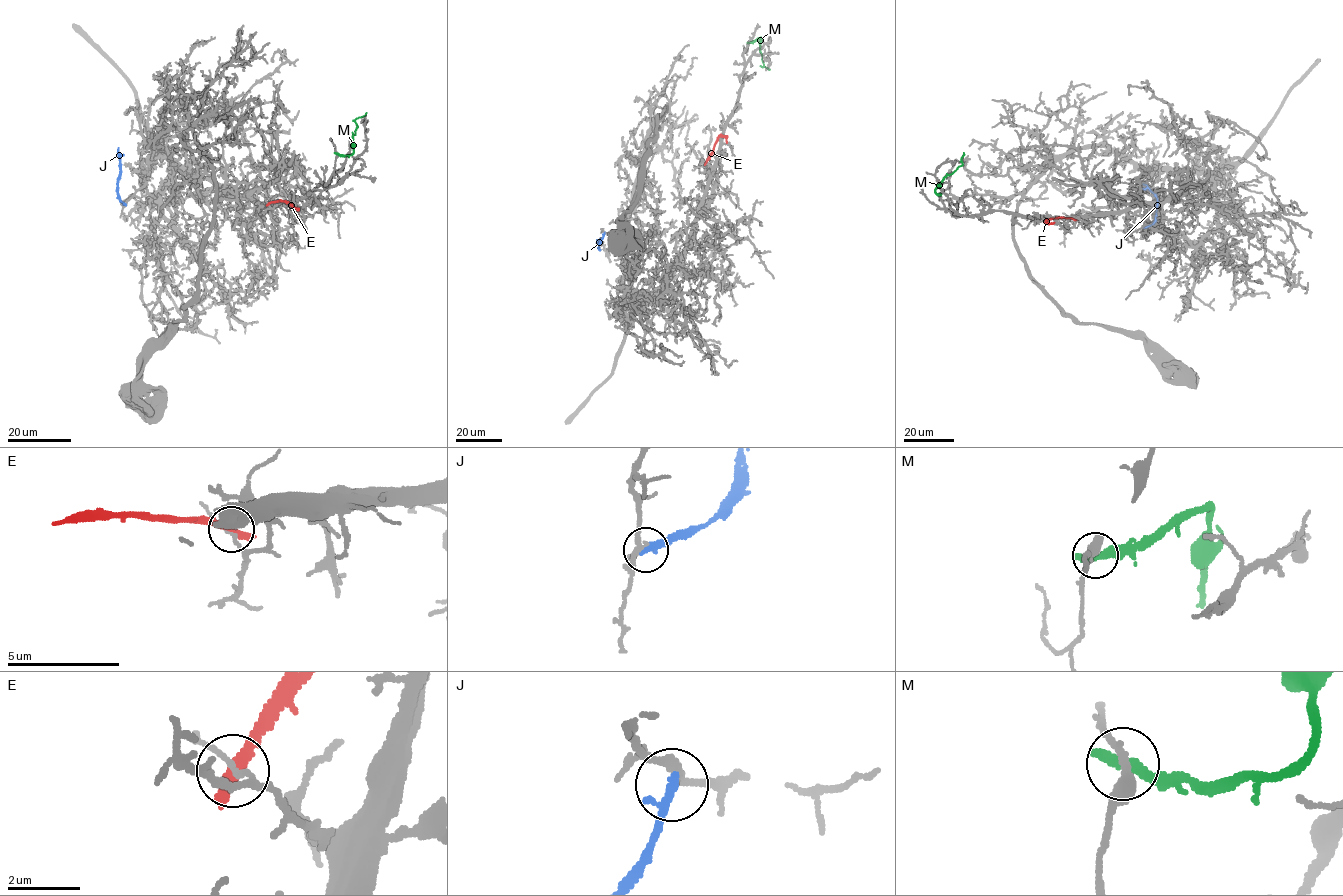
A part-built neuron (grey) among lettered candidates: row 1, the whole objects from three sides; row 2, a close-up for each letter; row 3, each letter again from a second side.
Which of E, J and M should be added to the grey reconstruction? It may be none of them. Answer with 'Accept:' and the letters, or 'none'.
Accept: none

